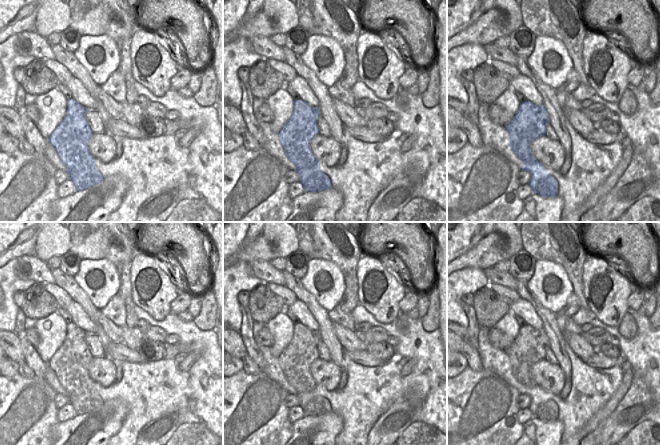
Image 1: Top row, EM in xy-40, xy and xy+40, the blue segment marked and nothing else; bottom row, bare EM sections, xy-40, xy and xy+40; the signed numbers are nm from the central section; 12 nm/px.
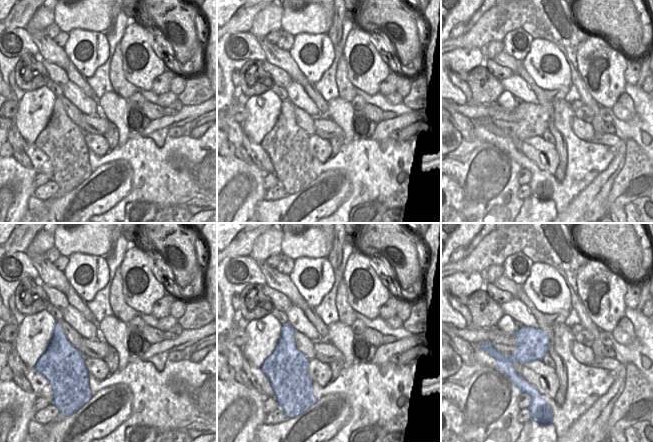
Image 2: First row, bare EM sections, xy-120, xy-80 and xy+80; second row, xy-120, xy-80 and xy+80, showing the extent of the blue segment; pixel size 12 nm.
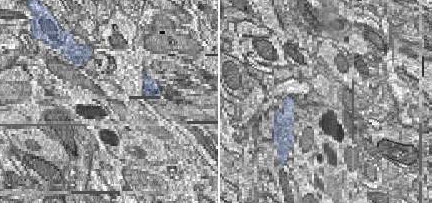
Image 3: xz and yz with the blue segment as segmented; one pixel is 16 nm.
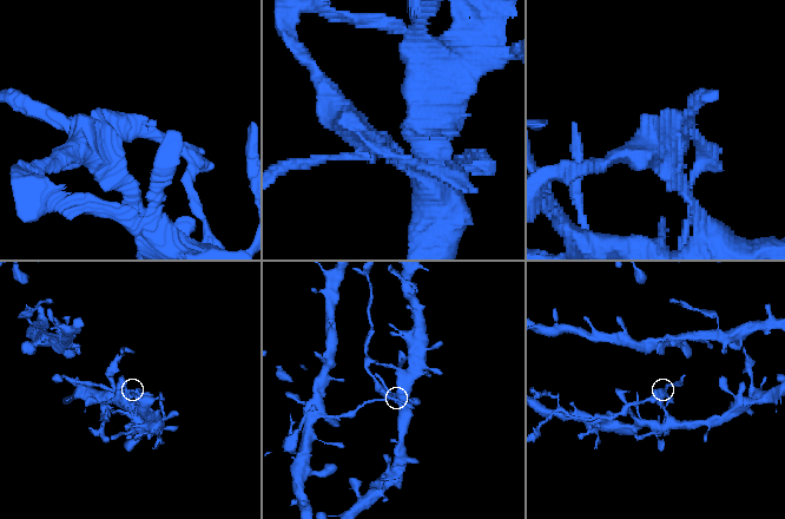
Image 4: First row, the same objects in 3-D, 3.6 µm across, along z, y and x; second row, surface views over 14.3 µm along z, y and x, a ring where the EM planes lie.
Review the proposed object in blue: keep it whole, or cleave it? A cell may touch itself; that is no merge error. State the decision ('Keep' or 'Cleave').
Cleave.

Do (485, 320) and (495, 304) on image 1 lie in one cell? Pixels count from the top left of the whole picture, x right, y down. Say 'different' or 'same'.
same

